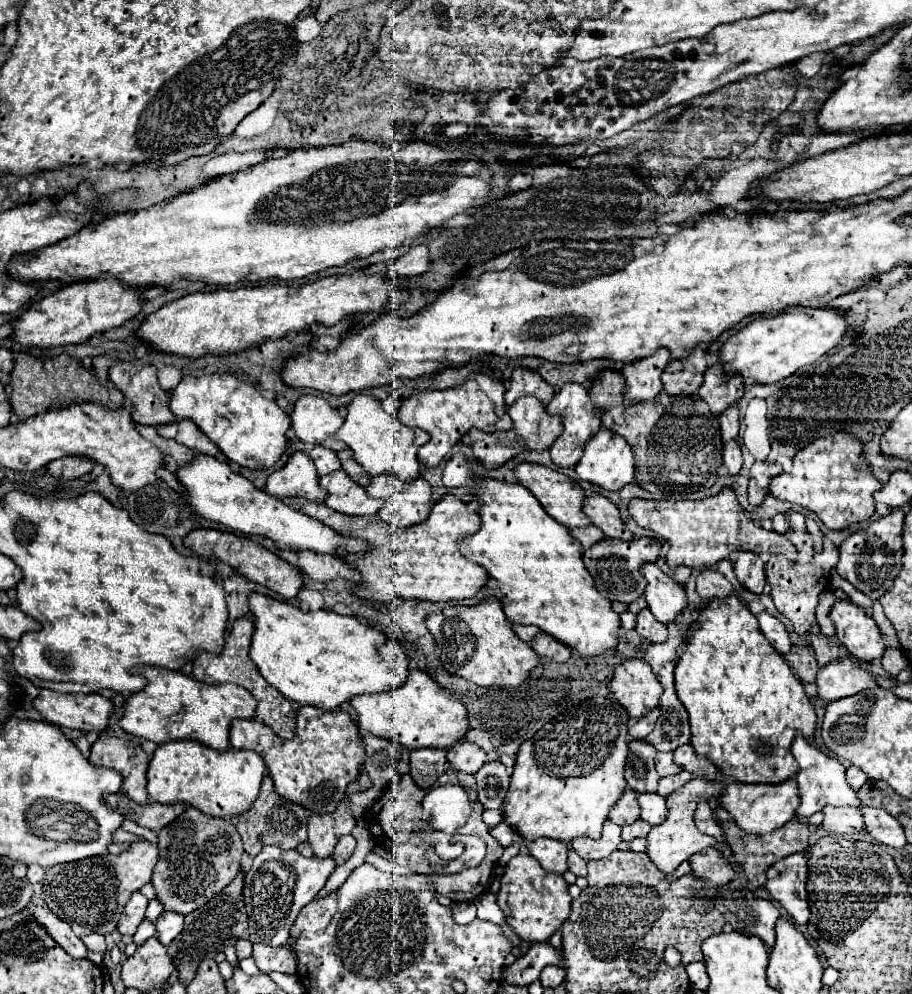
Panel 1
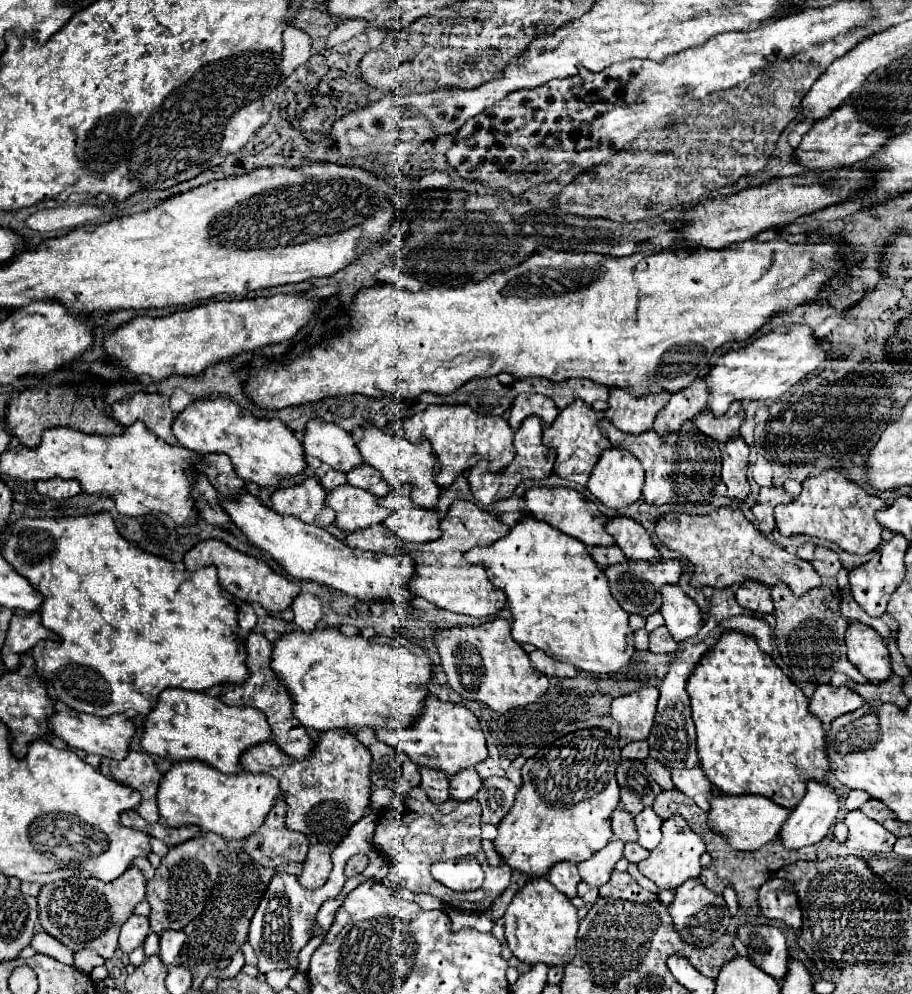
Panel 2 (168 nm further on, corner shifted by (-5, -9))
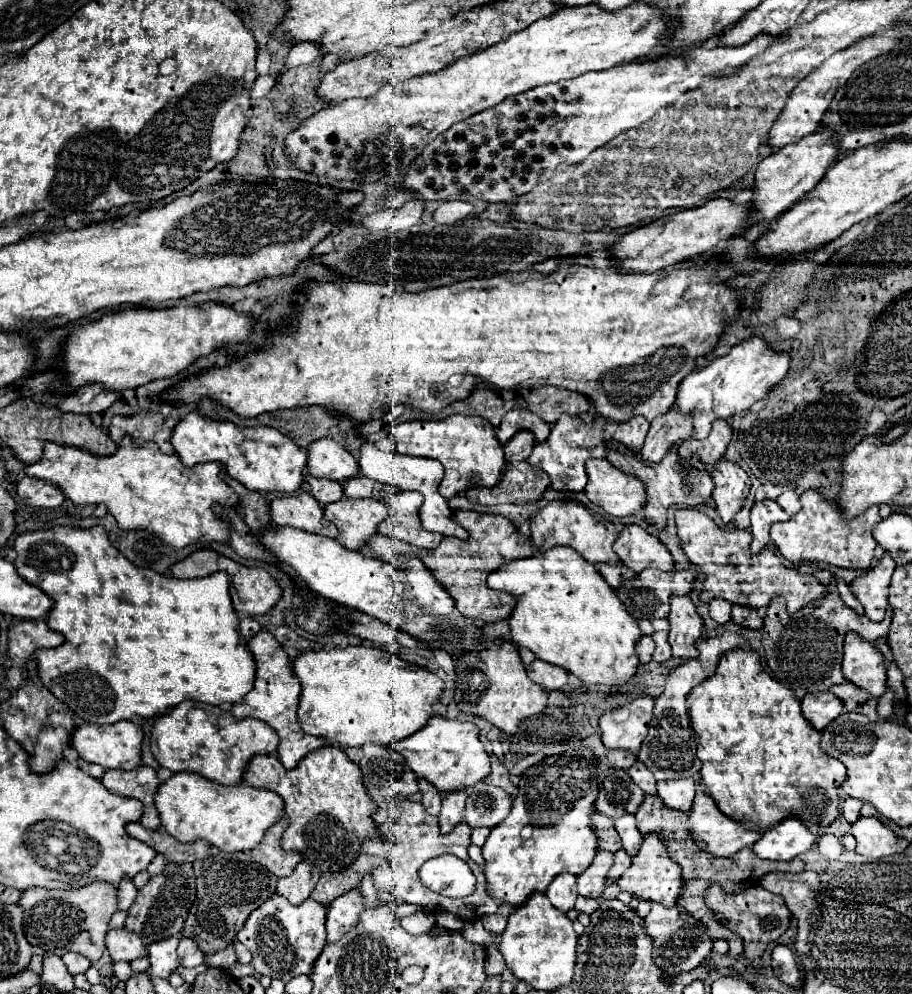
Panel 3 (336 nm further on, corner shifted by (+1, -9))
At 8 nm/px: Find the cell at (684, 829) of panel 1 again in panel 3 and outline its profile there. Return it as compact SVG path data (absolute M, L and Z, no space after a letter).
M649 834L643 844L641 850L637 852L637 856L633 858L633 864L623 872L623 876L617 880L619 888L629 892L633 898L639 900L653 900L663 904L665 908L671 908L677 902L677 894L683 888L683 880L681 880L681 868L669 858L667 854L667 846L657 838L657 834Z

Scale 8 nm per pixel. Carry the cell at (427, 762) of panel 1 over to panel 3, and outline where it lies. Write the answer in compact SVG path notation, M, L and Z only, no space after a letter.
M423 778L419 780L419 790L421 790L421 796L423 796L421 802L423 802L427 814L437 816L439 810L441 810L441 794L439 794L439 790L433 784L425 782Z

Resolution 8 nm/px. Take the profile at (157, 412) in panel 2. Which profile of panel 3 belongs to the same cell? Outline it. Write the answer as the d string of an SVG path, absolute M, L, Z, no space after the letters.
M141 412L137 416L115 416L109 426L109 436L115 444L121 444L123 436L129 436L137 446L141 442L155 442L163 454L173 454L171 430L165 426L161 414Z

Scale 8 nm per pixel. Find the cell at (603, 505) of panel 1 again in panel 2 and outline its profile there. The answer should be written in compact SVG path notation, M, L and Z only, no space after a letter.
M613 516L605 522L605 530L629 560L661 560L655 544L641 524L627 516Z

